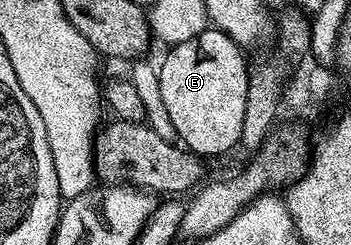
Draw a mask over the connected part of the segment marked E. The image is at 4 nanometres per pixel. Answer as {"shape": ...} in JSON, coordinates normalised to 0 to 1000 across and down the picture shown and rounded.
{"shape":[[[613,110],[578,118],[553,159],[530,159],[530,176],[507,176],[476,204],[467,253],[453,253],[456,335],[462,339],[462,420],[473,420],[473,453],[484,469],[484,502],[496,502],[496,535],[510,588],[536,620],[564,641],[601,649],[624,624],[650,624],[684,592],[689,551],[689,486],[701,473],[701,371],[712,278],[695,253],[698,204]]]}

